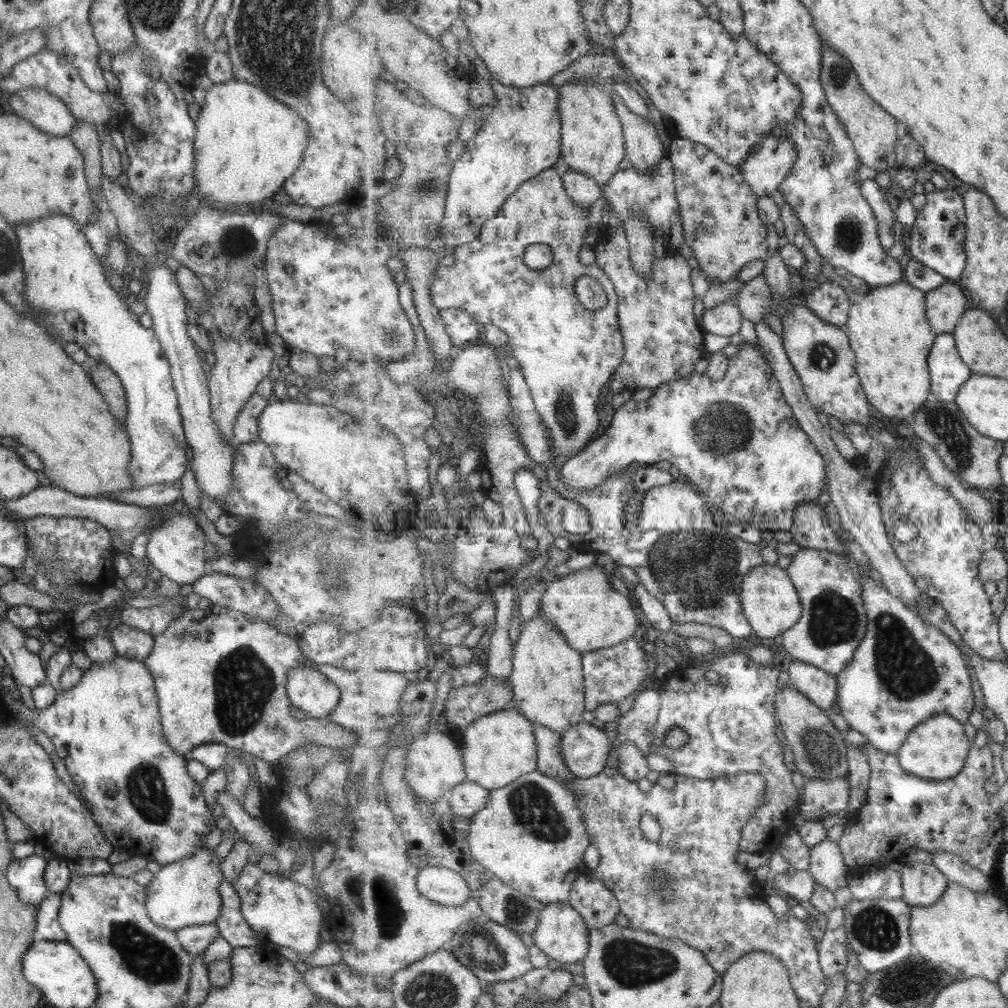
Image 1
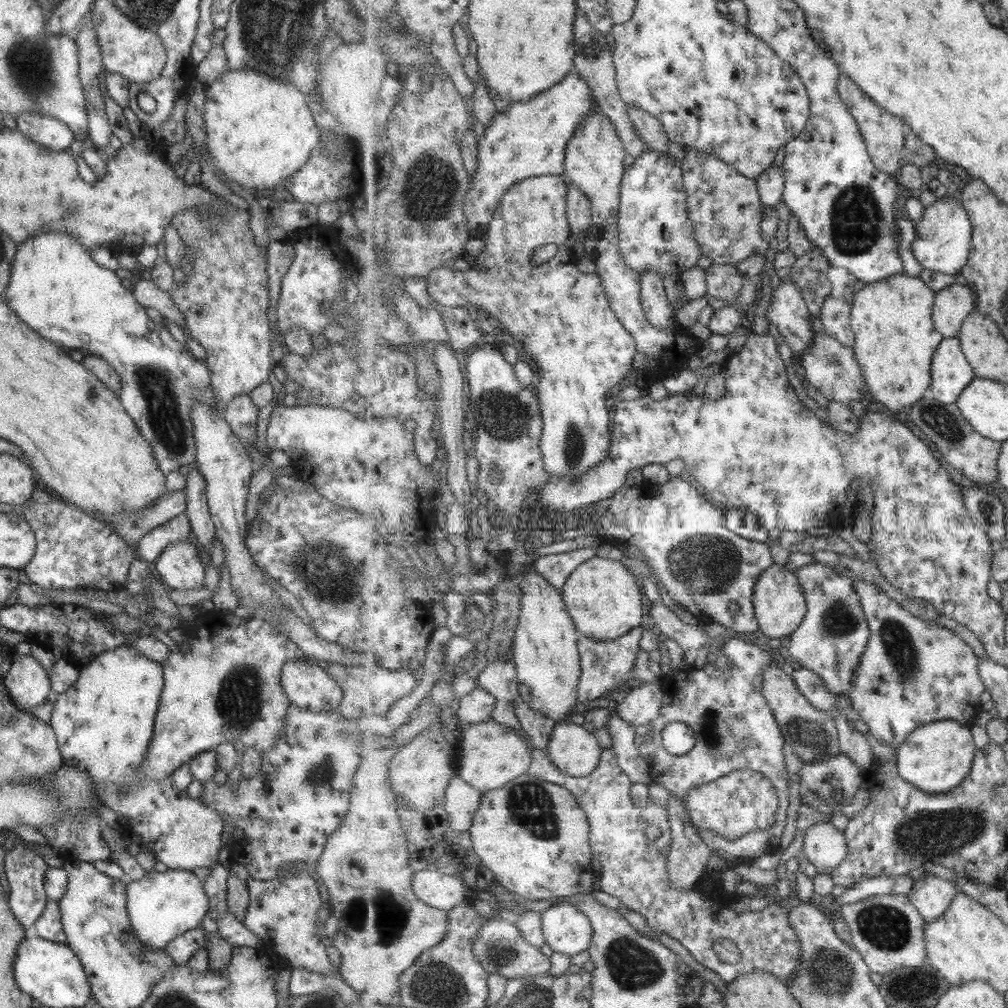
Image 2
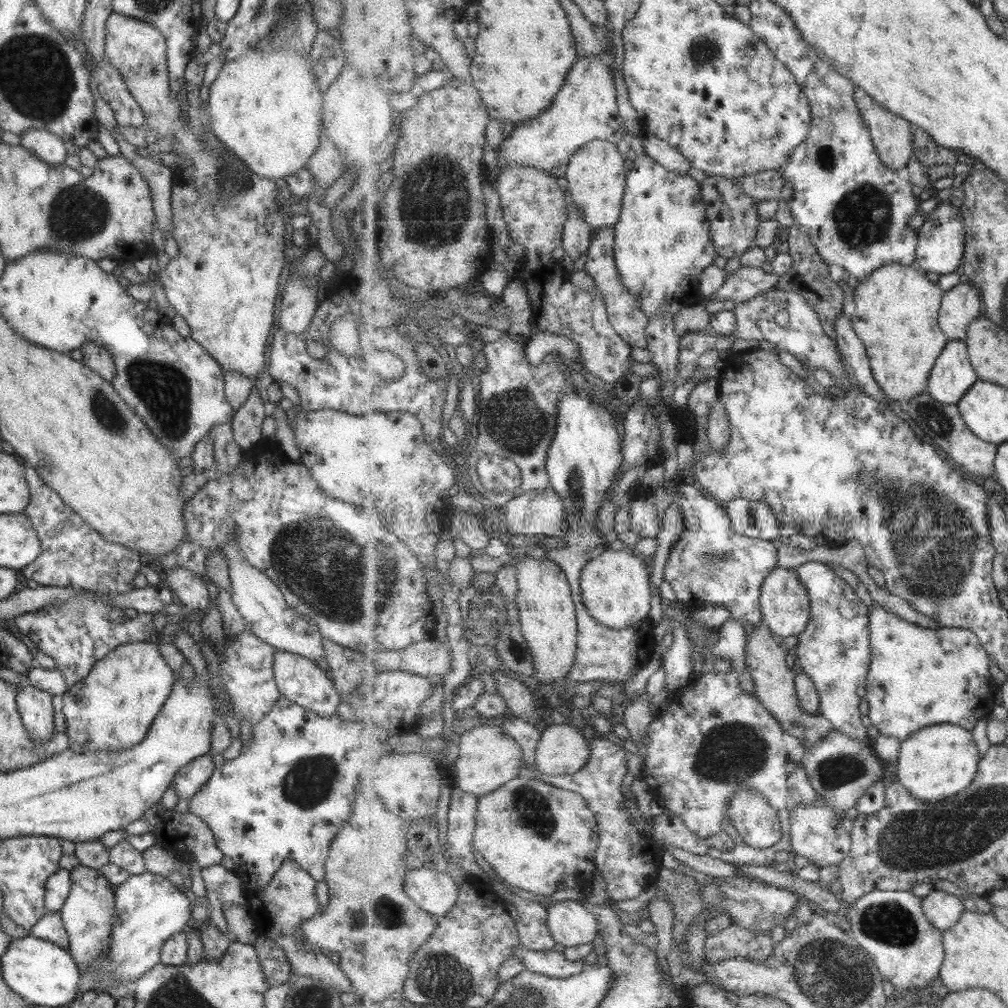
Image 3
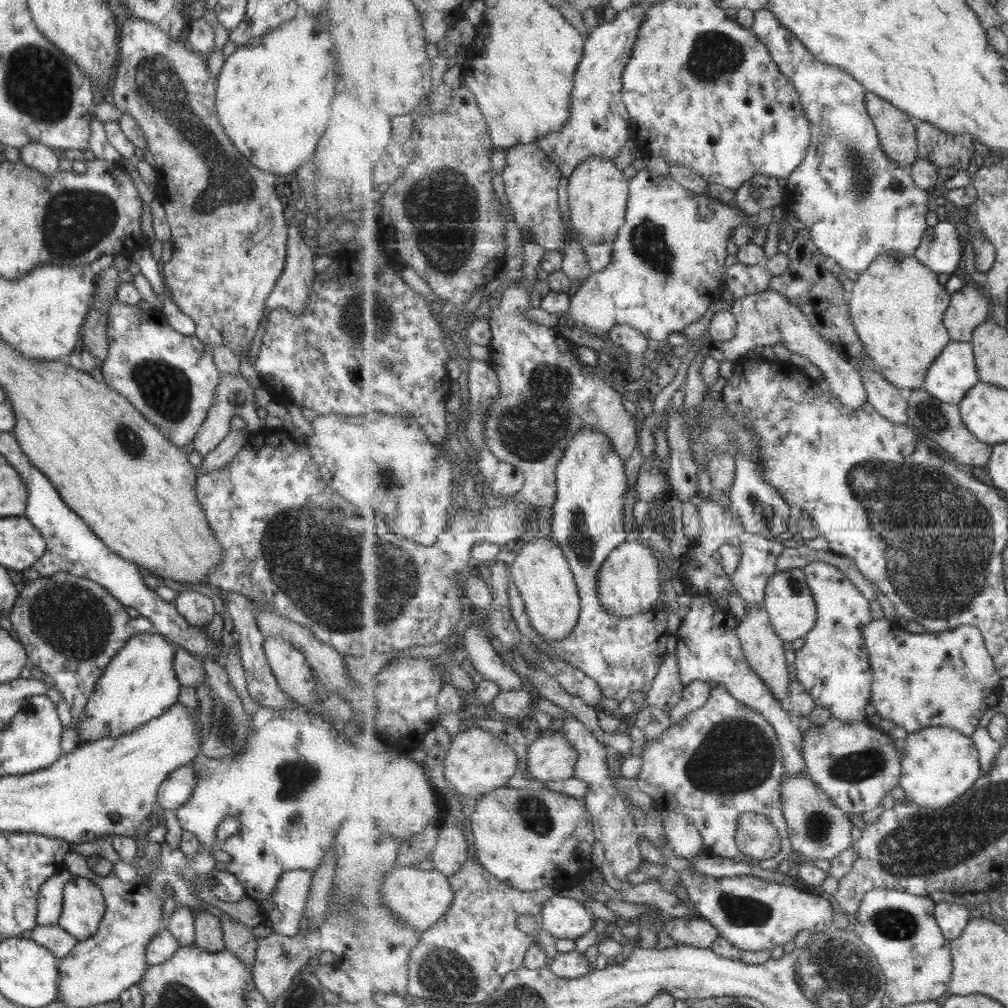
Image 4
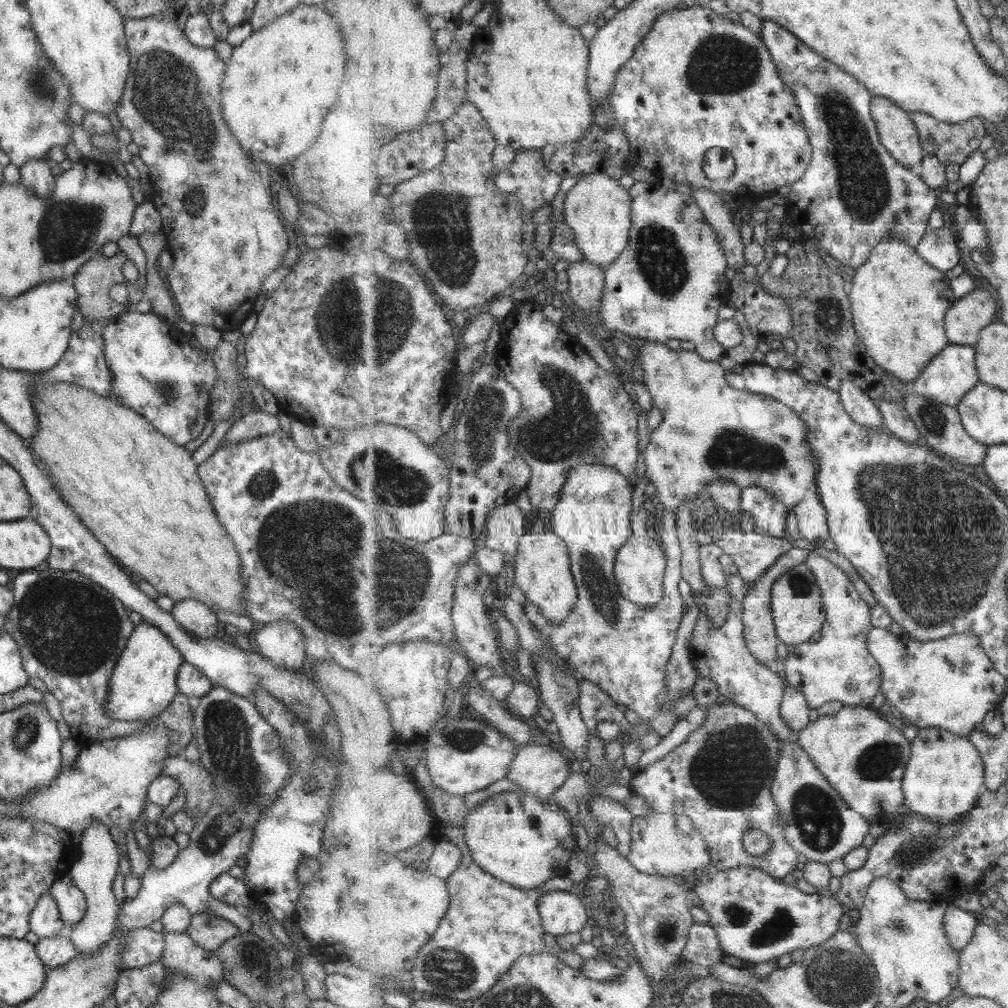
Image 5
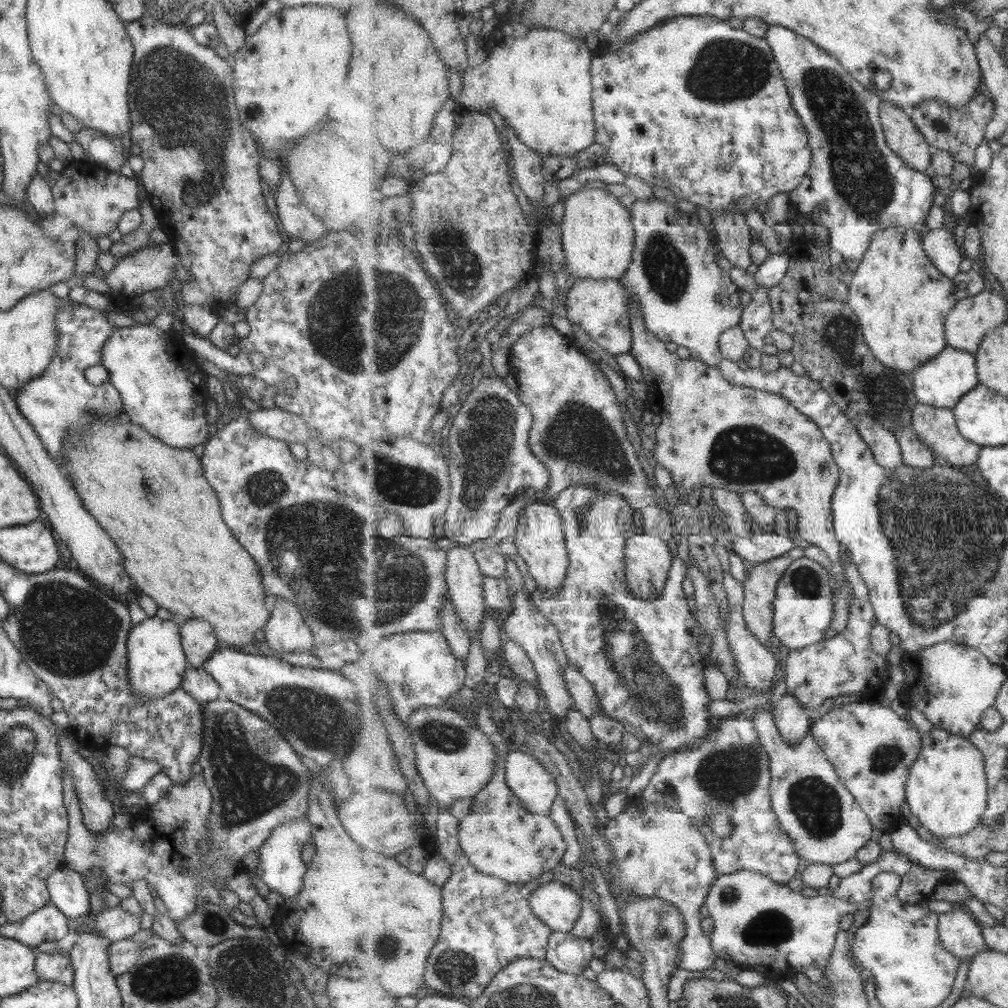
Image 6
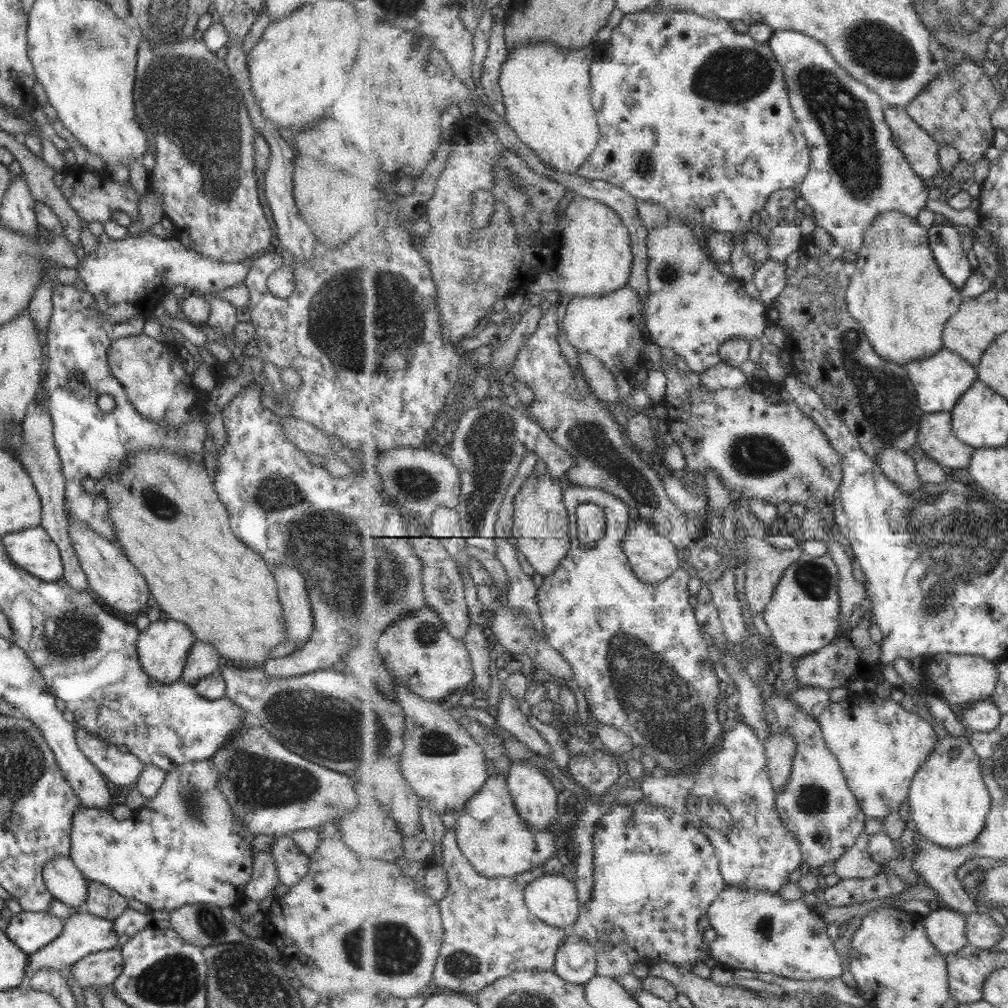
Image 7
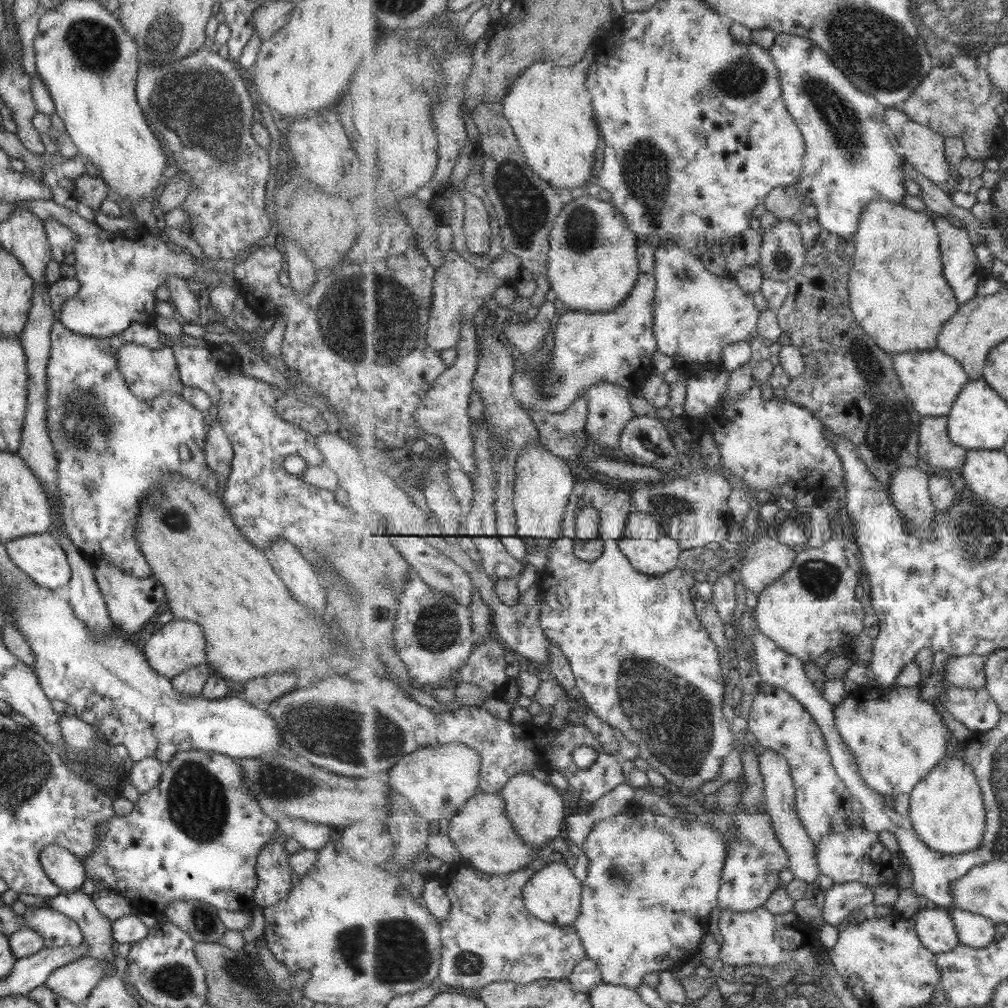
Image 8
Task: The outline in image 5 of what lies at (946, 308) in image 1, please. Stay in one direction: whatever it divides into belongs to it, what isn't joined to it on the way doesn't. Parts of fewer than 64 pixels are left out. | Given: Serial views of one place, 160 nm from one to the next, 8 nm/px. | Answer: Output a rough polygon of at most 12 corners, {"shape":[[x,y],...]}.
{"shape":[[974,290],[946,314],[956,345],[975,347],[997,321],[997,300]]}

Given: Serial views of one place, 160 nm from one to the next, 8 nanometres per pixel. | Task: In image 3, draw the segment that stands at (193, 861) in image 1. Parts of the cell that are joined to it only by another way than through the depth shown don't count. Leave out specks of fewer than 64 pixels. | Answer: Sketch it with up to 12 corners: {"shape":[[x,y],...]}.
{"shape":[[145,871],[112,885],[98,991],[139,980],[191,923],[191,902]]}

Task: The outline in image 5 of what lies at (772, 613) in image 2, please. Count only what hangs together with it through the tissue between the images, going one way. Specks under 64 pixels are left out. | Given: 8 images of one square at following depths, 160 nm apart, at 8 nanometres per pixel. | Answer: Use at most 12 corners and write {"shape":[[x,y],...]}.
{"shape":[[806,563],[774,583],[771,606],[785,645],[826,624],[822,589]]}

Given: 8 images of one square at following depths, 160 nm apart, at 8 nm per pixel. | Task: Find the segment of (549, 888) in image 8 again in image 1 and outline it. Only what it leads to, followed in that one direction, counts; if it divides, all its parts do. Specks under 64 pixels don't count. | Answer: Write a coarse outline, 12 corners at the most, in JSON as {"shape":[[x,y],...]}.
{"shape":[[570,903],[545,905],[534,944],[579,969],[589,927]]}

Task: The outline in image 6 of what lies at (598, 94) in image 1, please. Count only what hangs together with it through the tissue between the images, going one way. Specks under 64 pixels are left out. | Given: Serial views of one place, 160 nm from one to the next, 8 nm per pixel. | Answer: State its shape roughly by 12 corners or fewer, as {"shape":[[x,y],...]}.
{"shape":[[607,189],[567,195],[560,228],[575,280],[620,280],[636,239]]}

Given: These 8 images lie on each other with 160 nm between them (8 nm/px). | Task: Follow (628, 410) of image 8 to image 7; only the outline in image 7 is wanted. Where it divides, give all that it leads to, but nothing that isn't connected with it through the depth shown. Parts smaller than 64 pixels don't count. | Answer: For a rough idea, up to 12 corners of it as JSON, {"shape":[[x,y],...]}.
{"shape":[[577,353],[596,397],[619,403],[615,375],[591,353]]}

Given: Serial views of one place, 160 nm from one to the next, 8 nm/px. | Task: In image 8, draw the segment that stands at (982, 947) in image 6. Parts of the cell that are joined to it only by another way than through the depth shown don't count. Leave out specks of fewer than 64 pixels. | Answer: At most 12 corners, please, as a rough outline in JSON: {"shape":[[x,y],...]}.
{"shape":[[923,908],[914,926],[935,955],[960,944],[954,919],[941,908]]}

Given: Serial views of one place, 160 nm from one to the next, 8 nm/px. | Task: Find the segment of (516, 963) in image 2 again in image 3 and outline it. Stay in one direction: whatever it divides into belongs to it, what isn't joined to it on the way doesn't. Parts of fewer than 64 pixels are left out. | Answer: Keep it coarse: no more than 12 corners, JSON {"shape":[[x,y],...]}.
{"shape":[[521,946],[515,958],[533,973],[551,978],[581,974],[583,960],[564,952],[535,952]]}

